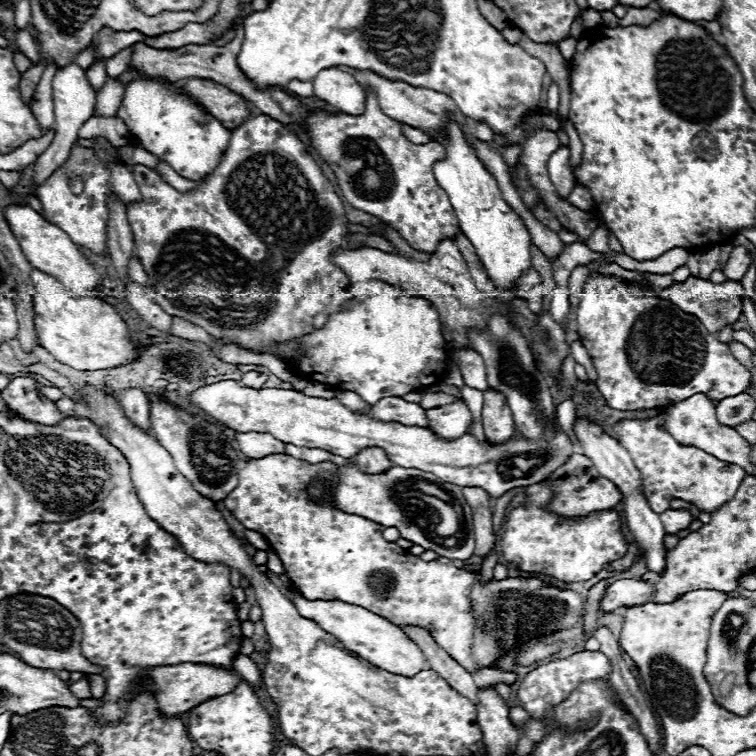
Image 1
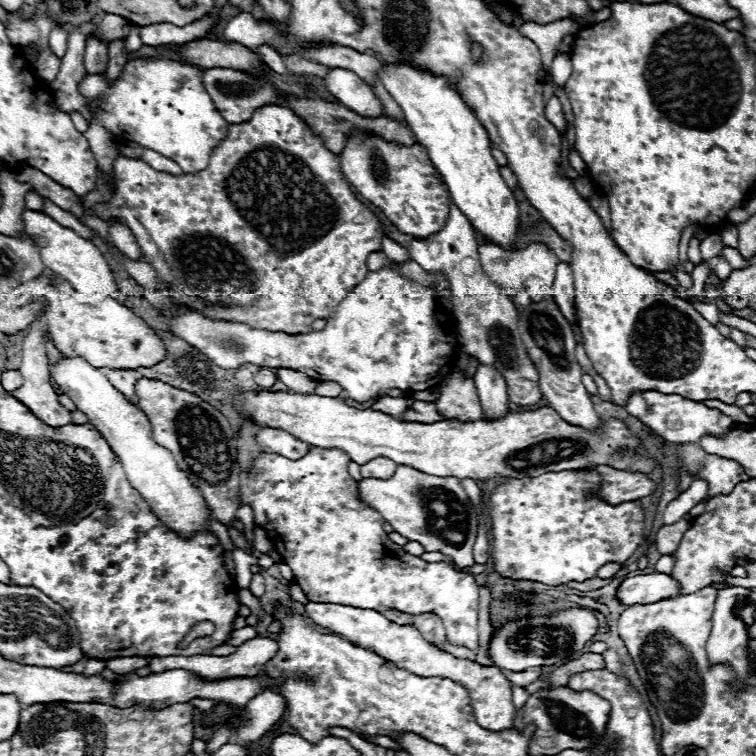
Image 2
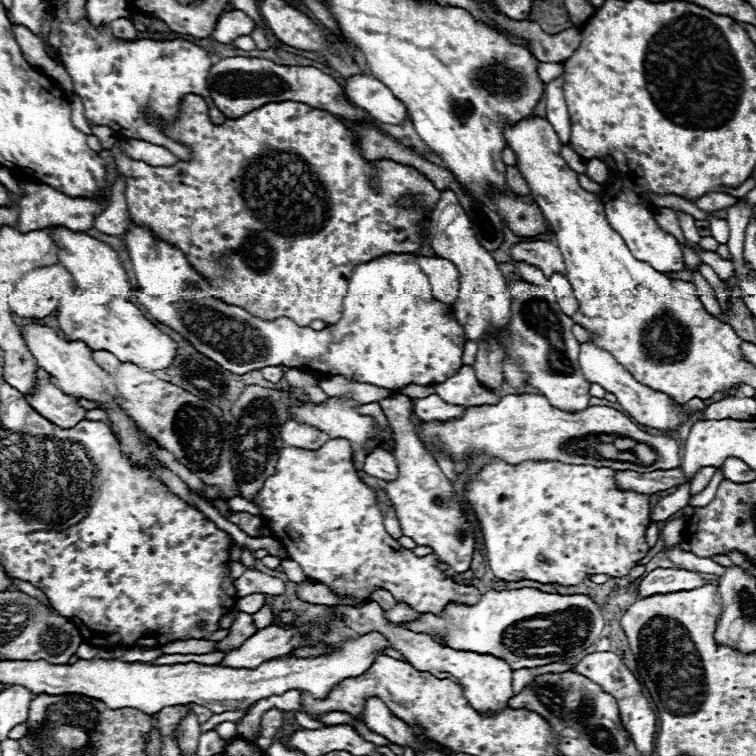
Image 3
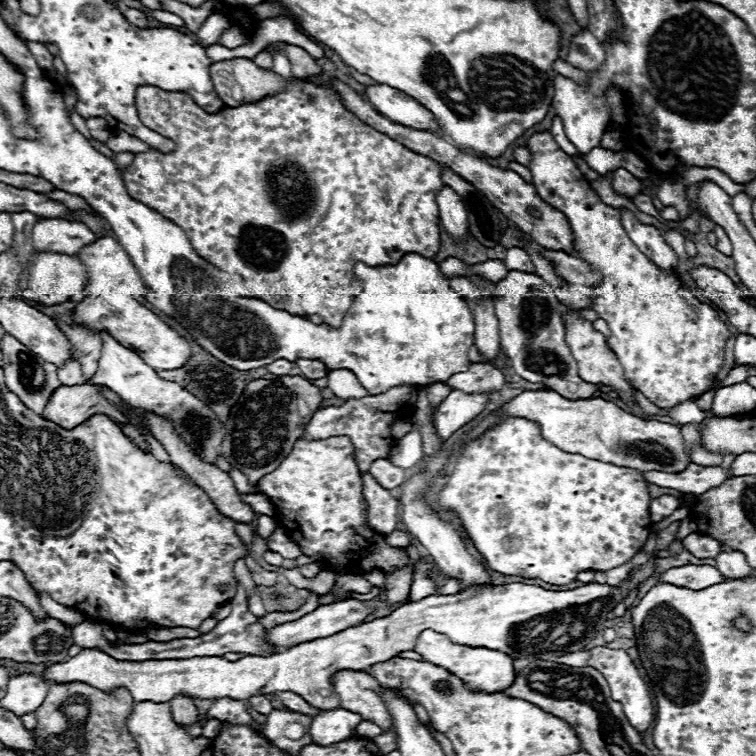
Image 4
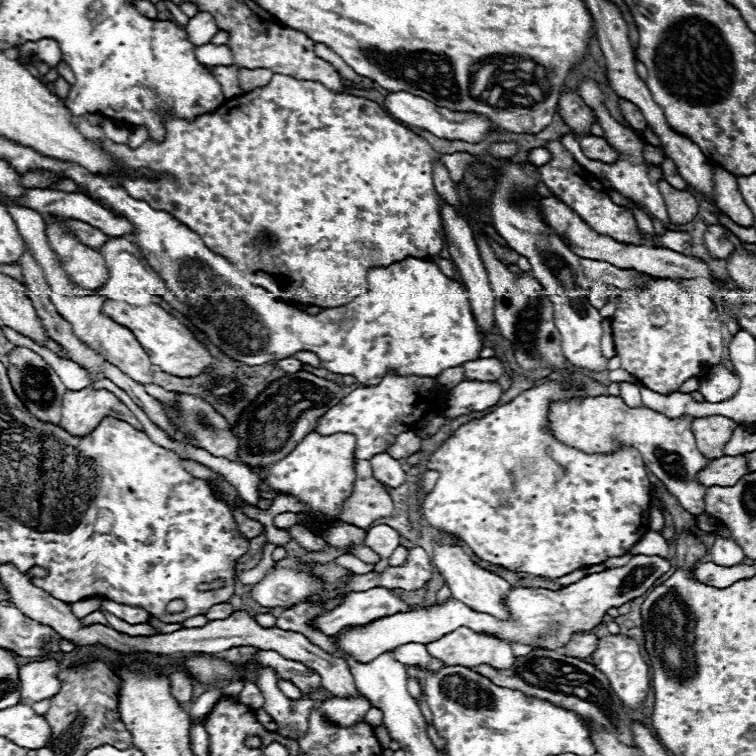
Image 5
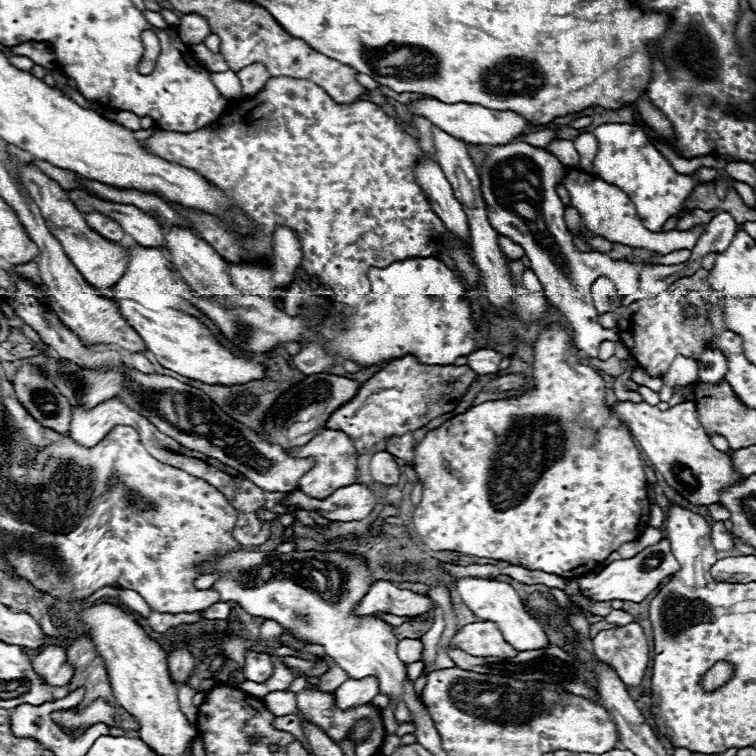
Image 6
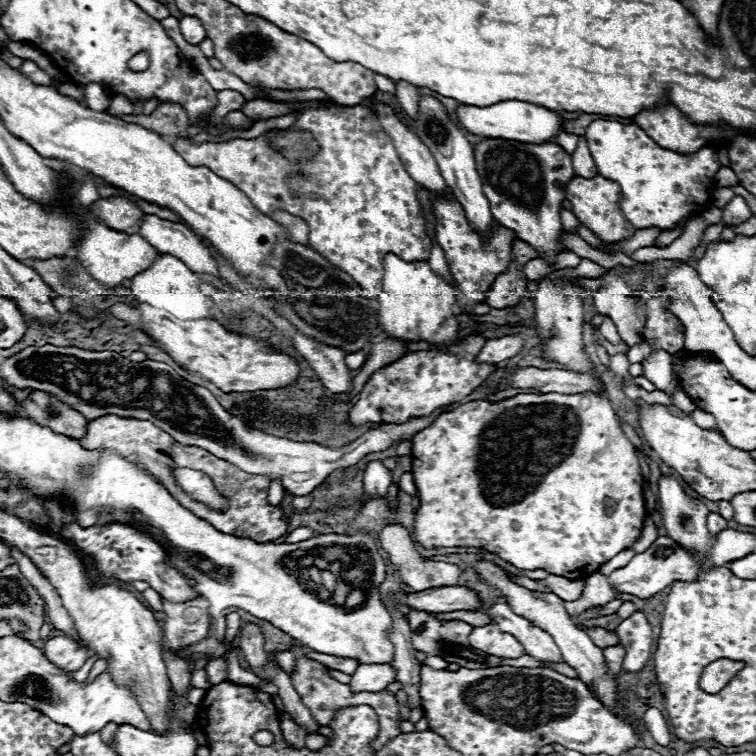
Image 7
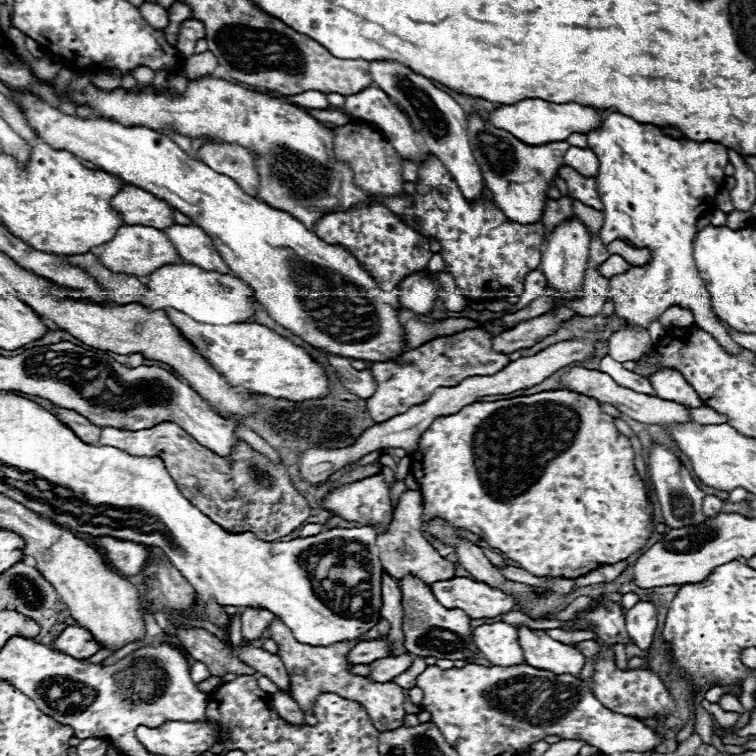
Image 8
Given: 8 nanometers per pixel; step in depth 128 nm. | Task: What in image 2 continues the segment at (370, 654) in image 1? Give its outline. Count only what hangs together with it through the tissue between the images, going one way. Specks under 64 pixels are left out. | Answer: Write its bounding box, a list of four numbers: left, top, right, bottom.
[304,602,516,730]

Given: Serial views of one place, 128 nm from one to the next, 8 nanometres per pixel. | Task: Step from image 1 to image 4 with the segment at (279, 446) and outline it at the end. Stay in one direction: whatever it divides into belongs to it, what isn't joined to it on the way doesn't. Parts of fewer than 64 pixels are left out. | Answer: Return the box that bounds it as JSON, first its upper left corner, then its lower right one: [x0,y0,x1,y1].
[302,386,414,472]

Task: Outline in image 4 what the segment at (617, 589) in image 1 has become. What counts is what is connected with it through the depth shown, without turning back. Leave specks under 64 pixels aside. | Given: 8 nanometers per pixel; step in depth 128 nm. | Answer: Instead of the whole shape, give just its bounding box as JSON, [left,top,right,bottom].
[660,566,724,590]

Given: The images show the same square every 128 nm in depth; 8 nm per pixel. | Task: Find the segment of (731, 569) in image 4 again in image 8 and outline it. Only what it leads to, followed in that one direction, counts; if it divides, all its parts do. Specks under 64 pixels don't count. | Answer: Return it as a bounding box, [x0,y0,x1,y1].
[702,496,722,518]

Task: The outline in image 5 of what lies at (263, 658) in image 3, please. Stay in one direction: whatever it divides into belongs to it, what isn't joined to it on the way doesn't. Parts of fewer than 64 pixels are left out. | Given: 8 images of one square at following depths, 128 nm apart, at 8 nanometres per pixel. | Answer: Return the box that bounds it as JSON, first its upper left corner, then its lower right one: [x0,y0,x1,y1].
[310,586,410,636]

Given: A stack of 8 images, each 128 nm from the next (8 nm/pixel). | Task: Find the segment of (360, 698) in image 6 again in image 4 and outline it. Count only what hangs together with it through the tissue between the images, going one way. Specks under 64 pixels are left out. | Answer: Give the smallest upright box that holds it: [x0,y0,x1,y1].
[308,710,360,746]

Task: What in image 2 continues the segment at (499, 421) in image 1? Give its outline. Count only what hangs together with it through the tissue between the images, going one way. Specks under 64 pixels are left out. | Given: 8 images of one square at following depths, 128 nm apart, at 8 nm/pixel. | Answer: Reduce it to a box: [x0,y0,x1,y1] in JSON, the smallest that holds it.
[474,366,510,418]

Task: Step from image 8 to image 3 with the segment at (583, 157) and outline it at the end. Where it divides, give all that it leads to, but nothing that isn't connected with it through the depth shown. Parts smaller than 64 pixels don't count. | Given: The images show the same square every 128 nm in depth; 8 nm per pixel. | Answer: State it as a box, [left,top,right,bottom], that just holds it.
[586,160,608,184]

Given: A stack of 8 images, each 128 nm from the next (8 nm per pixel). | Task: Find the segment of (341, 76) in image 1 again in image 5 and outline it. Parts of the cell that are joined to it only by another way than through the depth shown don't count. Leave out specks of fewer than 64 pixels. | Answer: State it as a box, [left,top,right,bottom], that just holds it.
[384,92,488,142]

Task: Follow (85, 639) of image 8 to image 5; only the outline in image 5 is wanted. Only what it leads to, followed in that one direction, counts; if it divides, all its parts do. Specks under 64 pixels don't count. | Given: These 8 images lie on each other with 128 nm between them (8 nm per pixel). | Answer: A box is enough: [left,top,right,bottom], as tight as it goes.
[20,660,60,704]

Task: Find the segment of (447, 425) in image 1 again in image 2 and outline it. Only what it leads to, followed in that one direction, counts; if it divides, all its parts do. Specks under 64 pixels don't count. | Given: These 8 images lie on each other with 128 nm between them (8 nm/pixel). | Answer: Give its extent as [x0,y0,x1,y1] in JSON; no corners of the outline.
[436,372,482,422]

